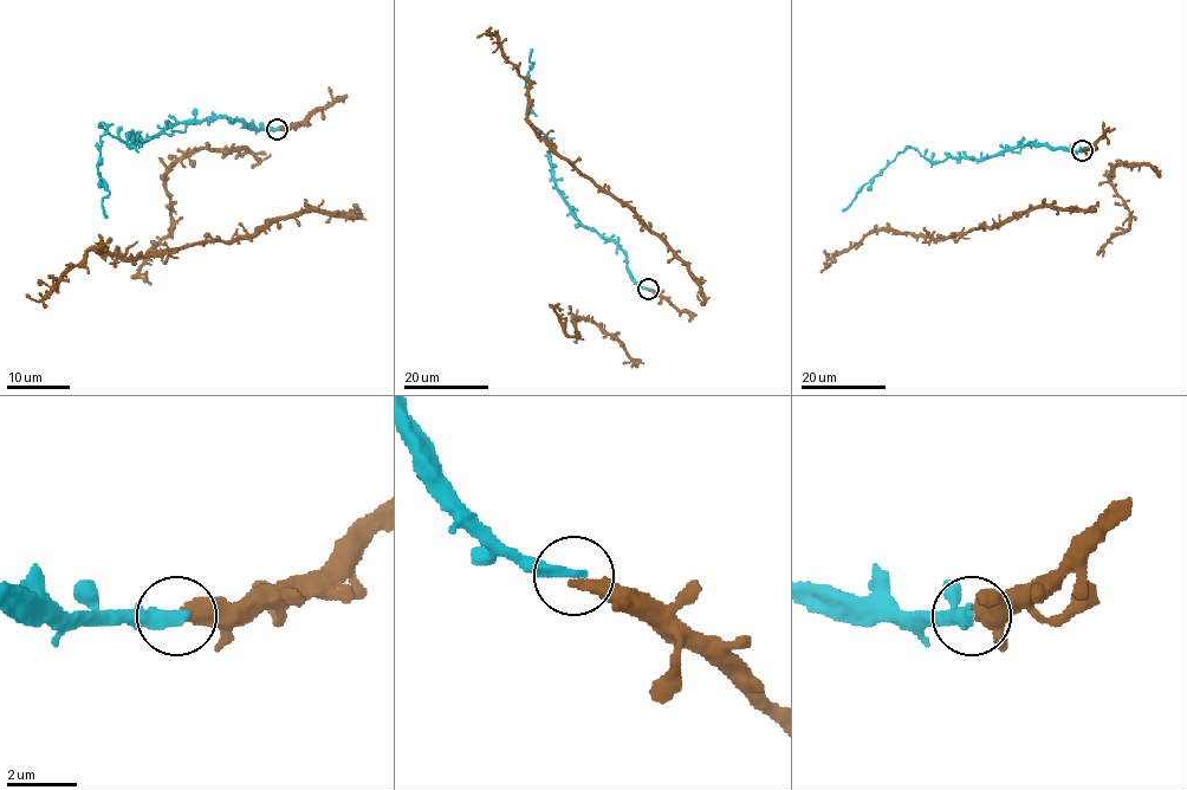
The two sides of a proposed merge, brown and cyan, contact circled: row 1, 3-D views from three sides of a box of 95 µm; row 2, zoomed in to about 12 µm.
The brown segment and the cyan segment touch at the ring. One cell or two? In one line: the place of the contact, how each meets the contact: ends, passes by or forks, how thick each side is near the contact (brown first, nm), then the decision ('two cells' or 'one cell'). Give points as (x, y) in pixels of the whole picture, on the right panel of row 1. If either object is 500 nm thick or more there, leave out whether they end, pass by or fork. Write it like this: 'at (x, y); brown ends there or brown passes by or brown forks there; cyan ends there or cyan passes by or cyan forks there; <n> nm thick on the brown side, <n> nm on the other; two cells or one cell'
at (1082, 150); brown ends there; cyan ends there; 420 nm thick on the brown side, 380 nm on the other; one cell

